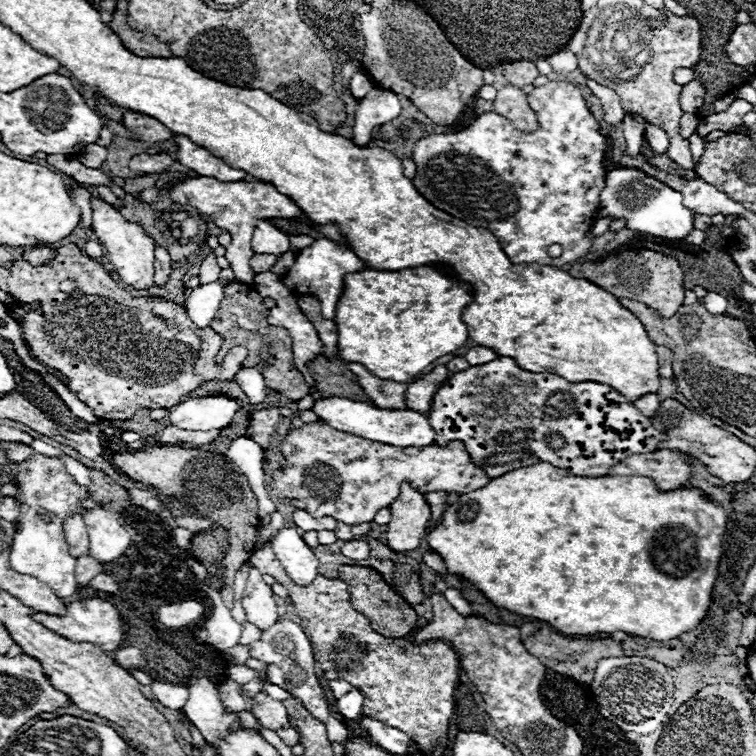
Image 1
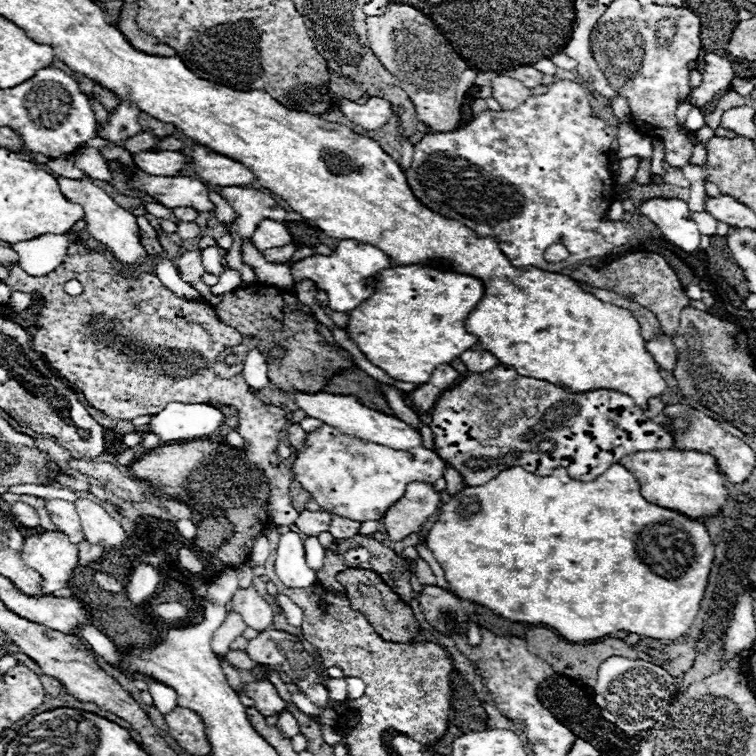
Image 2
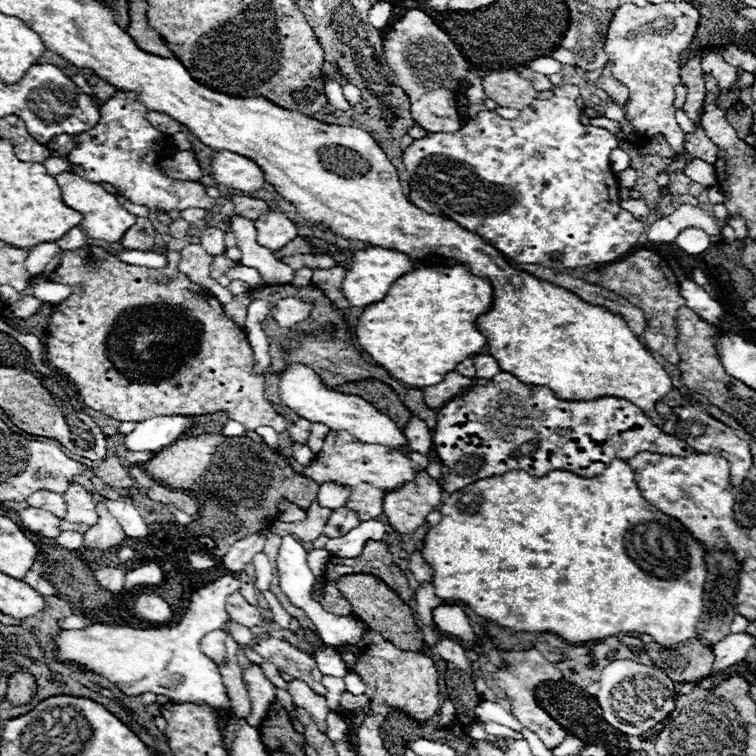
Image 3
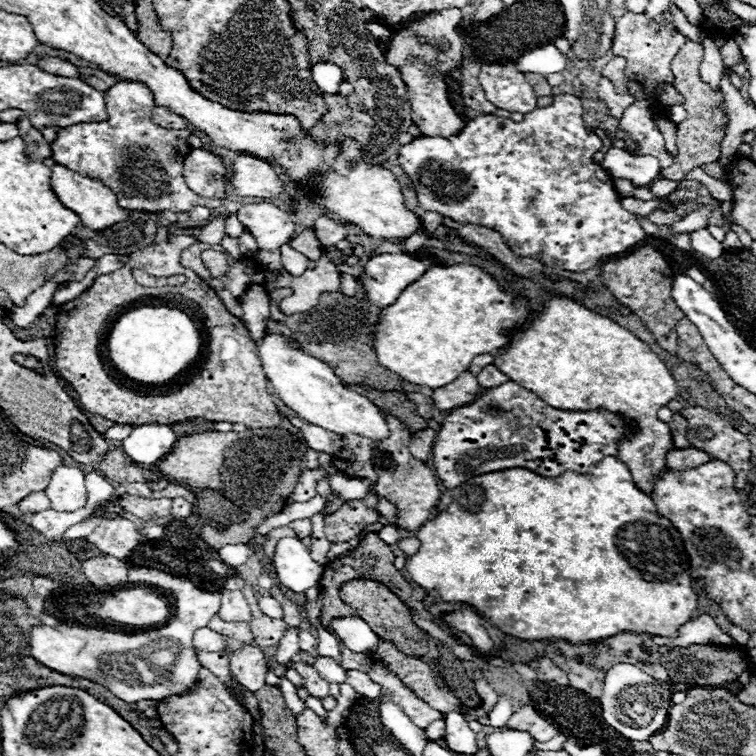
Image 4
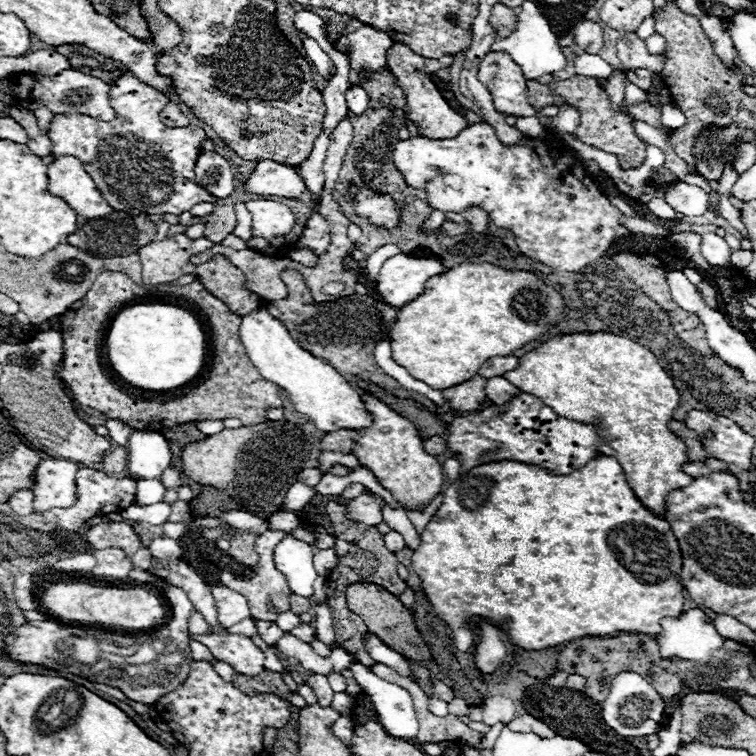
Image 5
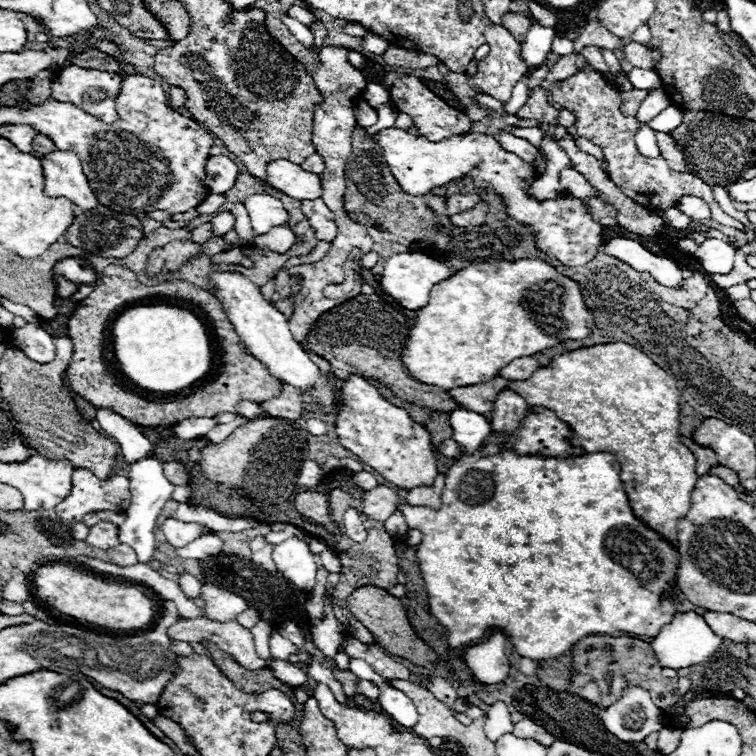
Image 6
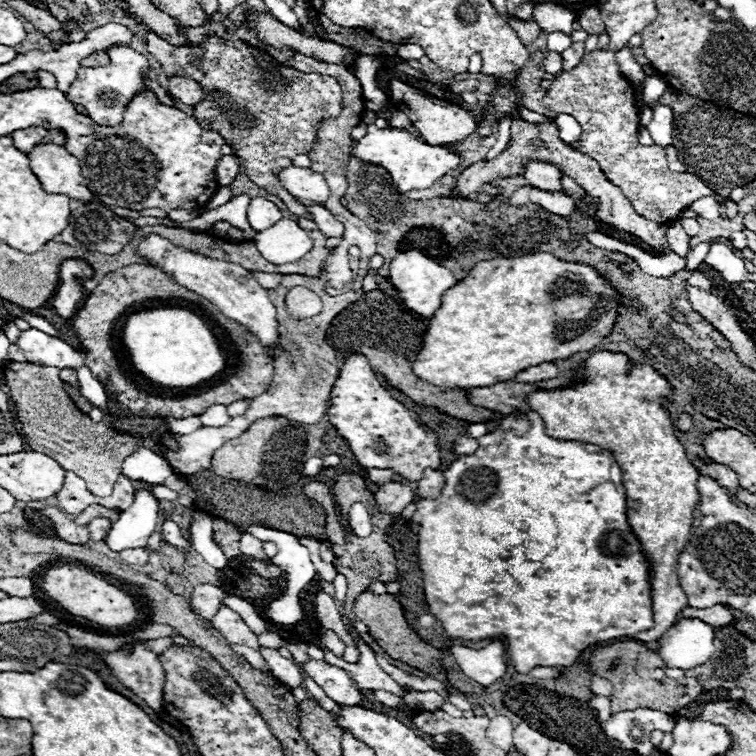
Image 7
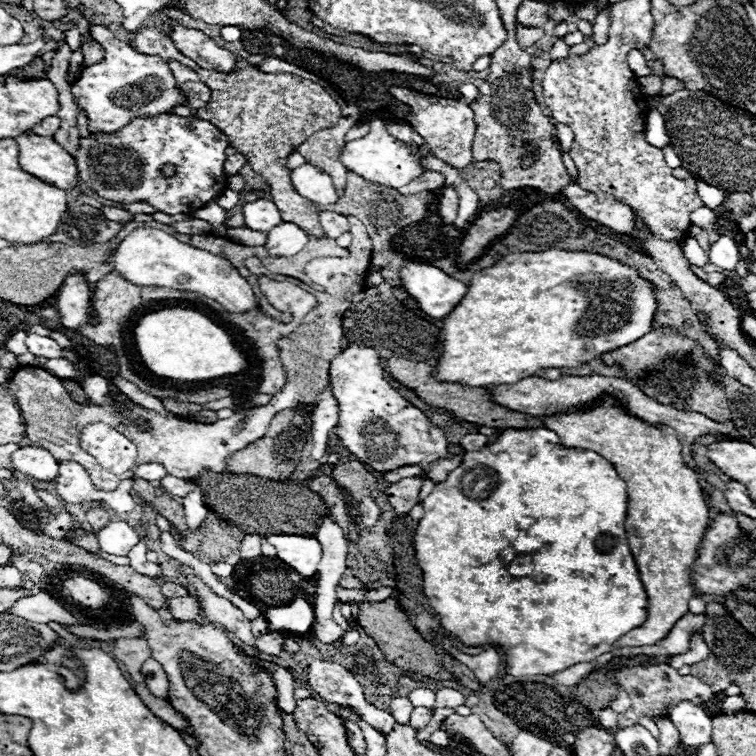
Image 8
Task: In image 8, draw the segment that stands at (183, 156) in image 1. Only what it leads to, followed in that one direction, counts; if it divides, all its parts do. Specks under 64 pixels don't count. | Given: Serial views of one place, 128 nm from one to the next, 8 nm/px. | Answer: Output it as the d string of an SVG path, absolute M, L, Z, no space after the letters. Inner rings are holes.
M302 164L294 168L290 174L290 180L298 194L306 196L310 202L318 206L338 202L338 192L332 184L332 178L312 164Z

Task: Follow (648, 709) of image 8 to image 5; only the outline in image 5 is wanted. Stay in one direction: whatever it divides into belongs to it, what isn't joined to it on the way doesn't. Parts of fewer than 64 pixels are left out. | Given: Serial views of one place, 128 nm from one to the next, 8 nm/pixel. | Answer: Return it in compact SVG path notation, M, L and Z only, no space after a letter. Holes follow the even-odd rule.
M624 634L624 636L616 636L616 638L578 638L568 642L560 652L558 652L558 670L568 672L568 674L580 674L586 678L586 686L584 692L586 696L590 696L596 702L604 702L612 684L614 674L628 670L628 672L638 672L642 678L650 680L650 684L664 694L664 700L670 700L674 696L680 694L682 690L682 682L678 676L670 674L668 670L664 670L660 666L660 652L658 646L654 642L654 638L650 634Z

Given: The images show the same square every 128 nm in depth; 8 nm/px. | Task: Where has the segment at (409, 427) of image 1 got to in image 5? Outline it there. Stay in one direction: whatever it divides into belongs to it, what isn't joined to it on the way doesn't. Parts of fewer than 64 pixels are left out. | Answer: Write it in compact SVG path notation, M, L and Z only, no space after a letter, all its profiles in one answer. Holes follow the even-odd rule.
M258 308L252 310L248 316L240 318L240 340L252 364L258 368L262 378L270 380L272 384L278 384L284 390L286 398L292 402L294 410L310 418L310 422L318 430L358 430L368 428L372 424L372 416L366 412L360 394L332 366L300 348L300 344L288 334L284 324L272 318L268 310Z

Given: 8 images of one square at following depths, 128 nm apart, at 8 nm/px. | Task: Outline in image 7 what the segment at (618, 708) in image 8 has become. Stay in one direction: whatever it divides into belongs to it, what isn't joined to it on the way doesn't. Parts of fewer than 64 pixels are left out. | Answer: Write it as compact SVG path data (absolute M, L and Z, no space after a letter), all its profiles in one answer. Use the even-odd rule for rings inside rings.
M596 675L591 677L591 690L594 694L600 694L606 697L612 696L612 683Z

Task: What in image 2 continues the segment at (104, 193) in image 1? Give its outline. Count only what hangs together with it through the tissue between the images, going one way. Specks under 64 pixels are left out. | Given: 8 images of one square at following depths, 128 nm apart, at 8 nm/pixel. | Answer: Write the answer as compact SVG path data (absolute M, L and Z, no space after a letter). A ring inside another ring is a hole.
M150 202L150 204L146 204L144 210L146 210L148 214L158 216L158 218L164 218L164 220L170 220L170 222L178 222L178 218L172 214L172 210L166 208L166 206L162 206L162 204L158 204L158 202Z

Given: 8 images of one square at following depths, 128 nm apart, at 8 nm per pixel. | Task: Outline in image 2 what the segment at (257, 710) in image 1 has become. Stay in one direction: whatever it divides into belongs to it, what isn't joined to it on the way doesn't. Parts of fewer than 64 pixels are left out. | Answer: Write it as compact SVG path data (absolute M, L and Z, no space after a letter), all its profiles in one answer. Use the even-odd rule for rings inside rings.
M250 682L246 684L246 694L248 698L254 700L258 712L268 718L268 716L278 716L284 712L286 702L278 696L276 688L270 682Z

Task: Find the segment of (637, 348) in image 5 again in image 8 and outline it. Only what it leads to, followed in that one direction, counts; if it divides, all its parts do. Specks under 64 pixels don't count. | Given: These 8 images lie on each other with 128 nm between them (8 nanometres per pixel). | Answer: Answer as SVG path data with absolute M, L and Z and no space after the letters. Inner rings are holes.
M612 392L592 408L542 416L544 426L554 430L564 446L594 450L600 456L606 456L606 460L618 468L618 476L626 482L626 534L642 584L648 592L648 618L640 628L622 636L614 644L616 648L656 644L670 632L676 620L688 612L688 600L694 594L694 588L688 582L690 568L710 518L696 472L684 464L676 432L668 426L648 424L636 418L616 402L618 396L618 392Z

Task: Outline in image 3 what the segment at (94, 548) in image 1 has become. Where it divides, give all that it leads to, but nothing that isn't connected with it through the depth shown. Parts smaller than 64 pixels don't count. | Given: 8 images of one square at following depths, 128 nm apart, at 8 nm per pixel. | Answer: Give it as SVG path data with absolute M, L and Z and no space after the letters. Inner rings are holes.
M78 482L70 484L70 488L64 492L64 500L68 504L68 514L66 514L68 522L78 522L88 526L98 524L98 514L96 514L92 496Z

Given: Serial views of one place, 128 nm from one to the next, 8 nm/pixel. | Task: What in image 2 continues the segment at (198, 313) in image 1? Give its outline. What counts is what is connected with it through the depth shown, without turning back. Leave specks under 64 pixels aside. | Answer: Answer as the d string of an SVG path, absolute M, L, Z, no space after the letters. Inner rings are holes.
M164 258L156 260L156 276L174 294L178 294L178 296L182 296L186 300L204 300L204 302L208 302L196 288L192 288L188 282L184 282L180 278L180 272L176 270L176 266L170 260L164 260ZM226 266L224 274L218 278L218 284L210 286L210 290L212 290L212 294L226 294L226 292L234 290L236 286L240 286L240 276Z

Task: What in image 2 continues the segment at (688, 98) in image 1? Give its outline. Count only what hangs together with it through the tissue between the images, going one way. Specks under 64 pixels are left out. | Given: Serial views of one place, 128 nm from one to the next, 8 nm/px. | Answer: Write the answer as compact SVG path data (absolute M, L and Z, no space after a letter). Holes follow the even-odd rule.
M706 54L706 68L702 74L702 84L690 90L690 104L704 106L708 104L720 90L728 90L734 78L732 64L726 58L716 54Z

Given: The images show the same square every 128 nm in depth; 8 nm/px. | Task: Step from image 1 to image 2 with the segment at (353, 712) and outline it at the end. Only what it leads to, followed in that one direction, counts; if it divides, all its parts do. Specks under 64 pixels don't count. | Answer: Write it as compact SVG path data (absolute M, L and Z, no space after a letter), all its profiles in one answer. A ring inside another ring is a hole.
M348 678L348 700L358 700L360 696L364 696L364 682L360 678Z

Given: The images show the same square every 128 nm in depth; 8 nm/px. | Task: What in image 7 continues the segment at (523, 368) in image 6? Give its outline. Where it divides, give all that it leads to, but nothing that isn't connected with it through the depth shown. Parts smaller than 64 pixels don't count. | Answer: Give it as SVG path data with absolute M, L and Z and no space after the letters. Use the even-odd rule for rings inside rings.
M544 362L544 364L530 366L530 368L522 370L522 372L518 372L518 374L514 376L514 380L516 380L516 382L540 382L540 380L550 380L550 378L554 378L554 376L558 376L558 374L560 374L560 372L558 372L558 368L556 368L554 364Z

